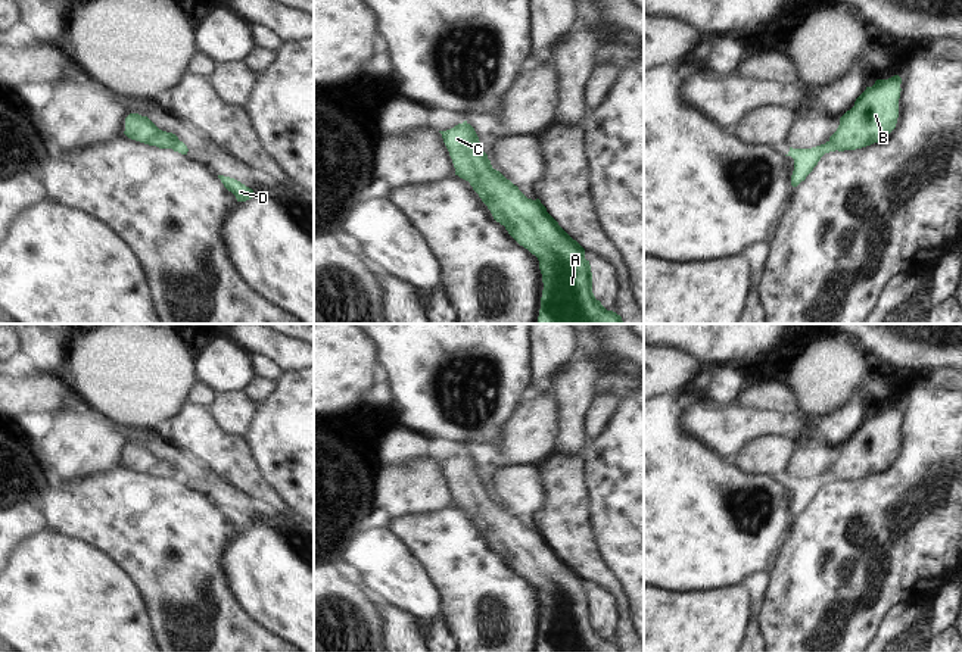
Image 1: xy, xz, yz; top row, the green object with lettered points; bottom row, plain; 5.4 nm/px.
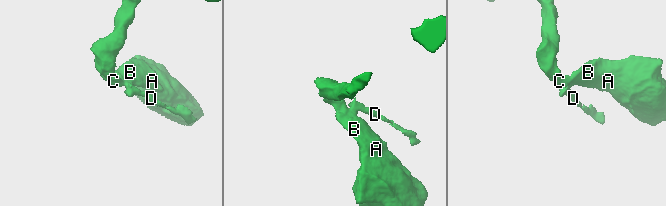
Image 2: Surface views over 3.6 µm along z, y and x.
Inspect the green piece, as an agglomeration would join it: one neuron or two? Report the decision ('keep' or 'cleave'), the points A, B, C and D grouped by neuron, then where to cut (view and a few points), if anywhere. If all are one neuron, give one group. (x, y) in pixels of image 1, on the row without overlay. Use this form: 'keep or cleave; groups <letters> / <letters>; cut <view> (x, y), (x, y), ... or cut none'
cleave; groups A B C / D; cut yz (830, 470), (837, 479)

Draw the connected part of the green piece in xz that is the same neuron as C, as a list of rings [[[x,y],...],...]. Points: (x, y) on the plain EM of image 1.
[[[464,450],[439,461],[455,505],[470,512],[494,549],[539,590],[542,627],[538,652],[623,652],[592,623],[592,602],[585,578],[547,542],[539,528],[527,528],[494,499],[474,458]]]

